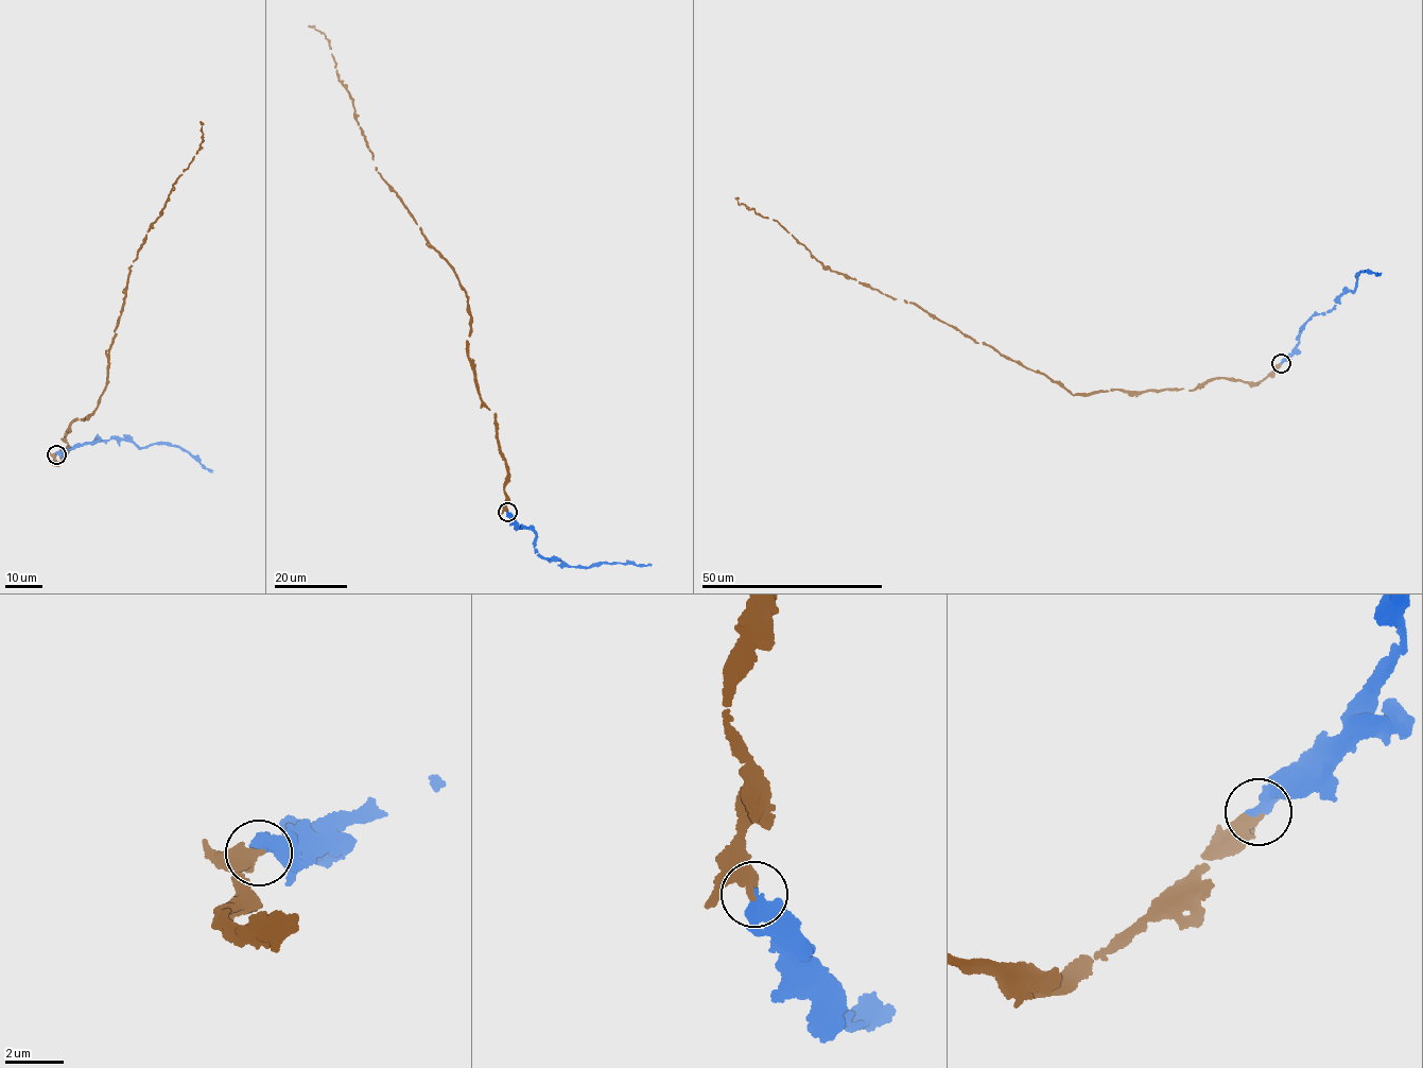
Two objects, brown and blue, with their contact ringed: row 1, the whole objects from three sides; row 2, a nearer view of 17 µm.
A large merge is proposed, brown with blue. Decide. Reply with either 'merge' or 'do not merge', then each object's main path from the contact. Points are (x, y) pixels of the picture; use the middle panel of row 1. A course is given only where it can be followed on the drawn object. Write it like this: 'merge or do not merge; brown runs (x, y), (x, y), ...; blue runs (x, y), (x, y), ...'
merge; brown runs (507, 512), (507, 465), (468, 356), (468, 296), (377, 170), (328, 39), (308, 26); blue runs (507, 512), (518, 526), (533, 530), (535, 548), (548, 560), (583, 567), (603, 563), (652, 564)

